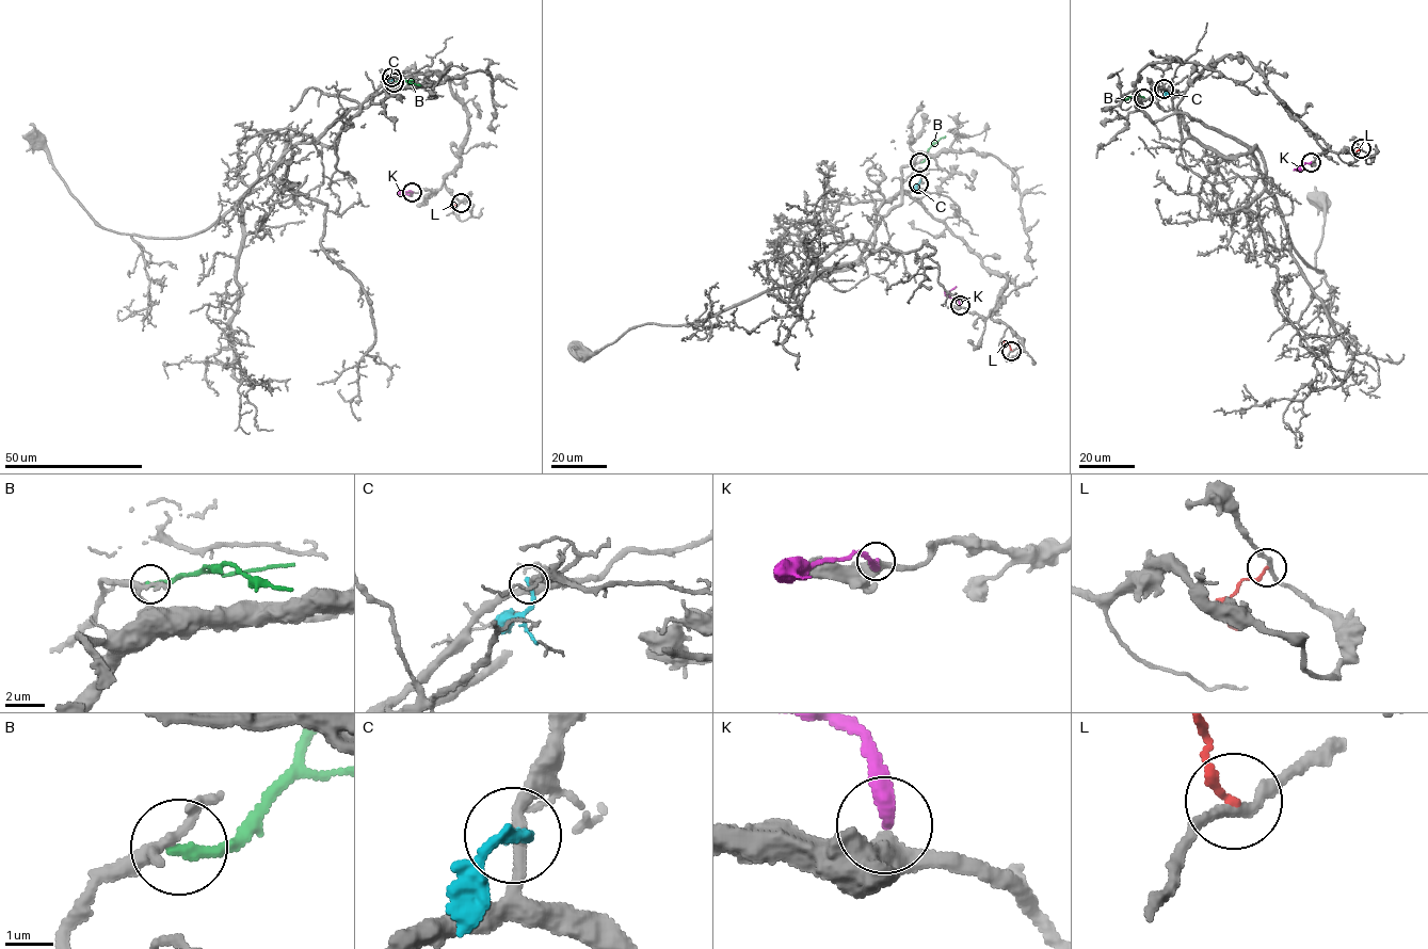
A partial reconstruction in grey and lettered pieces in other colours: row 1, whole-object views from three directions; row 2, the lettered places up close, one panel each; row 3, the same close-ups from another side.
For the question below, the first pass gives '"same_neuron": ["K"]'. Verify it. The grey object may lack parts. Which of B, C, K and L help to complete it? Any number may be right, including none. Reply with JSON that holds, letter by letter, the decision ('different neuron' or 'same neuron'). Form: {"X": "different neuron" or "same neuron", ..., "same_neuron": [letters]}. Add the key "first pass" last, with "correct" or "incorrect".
{"B": "different neuron", "C": "different neuron", "K": "same neuron", "L": "different neuron", "same_neuron": ["K"], "first pass": "correct"}

